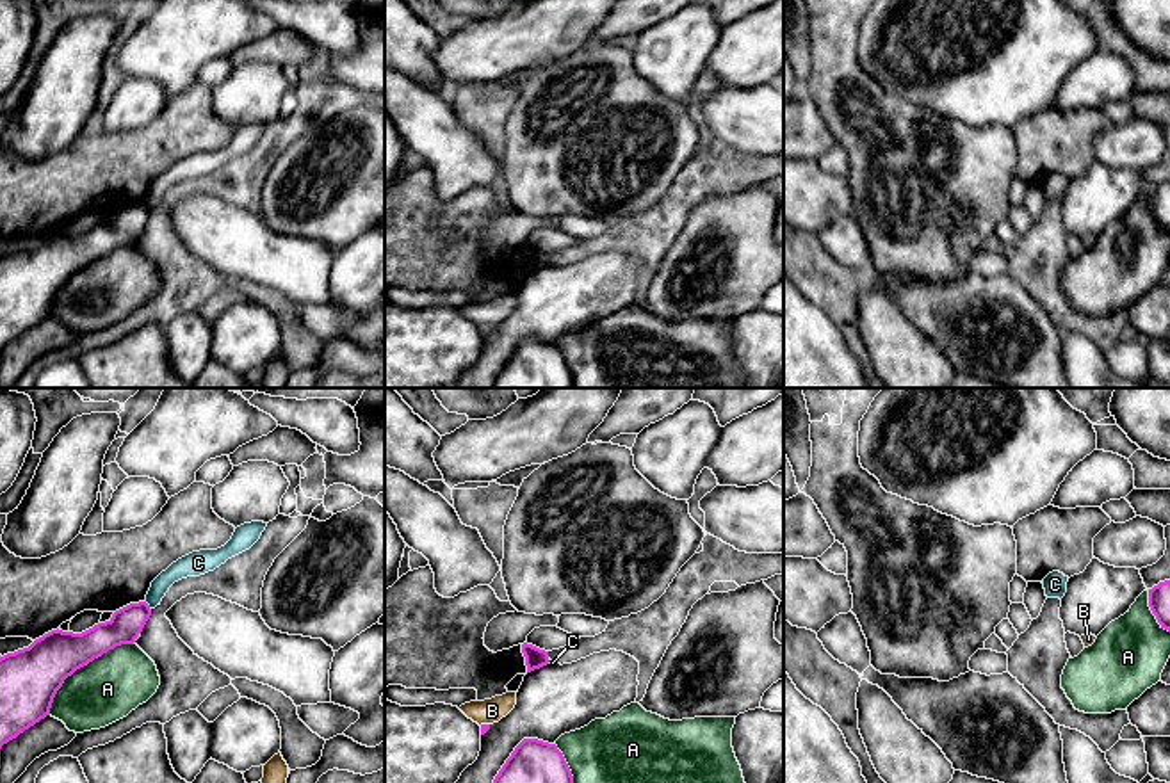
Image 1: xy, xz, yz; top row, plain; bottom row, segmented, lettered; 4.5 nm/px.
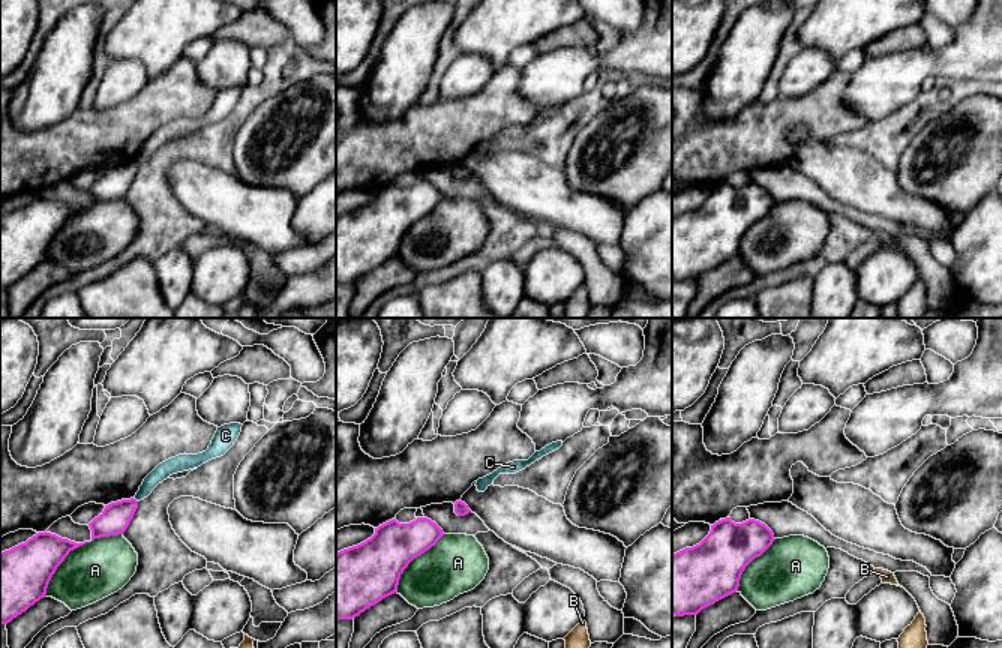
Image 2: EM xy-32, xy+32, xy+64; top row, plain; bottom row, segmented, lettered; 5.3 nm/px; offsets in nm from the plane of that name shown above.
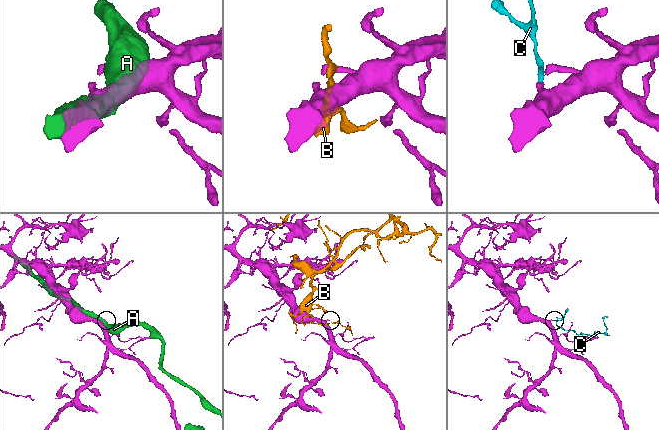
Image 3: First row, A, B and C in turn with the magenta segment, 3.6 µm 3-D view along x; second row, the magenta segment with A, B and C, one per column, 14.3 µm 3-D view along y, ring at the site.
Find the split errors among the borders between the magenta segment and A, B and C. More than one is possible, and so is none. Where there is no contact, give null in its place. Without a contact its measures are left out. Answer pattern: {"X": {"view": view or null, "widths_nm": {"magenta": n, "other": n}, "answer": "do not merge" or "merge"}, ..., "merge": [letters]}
{"A": {"view": "xy", "widths_nm": {"magenta": 280, "other": 300}, "answer": "do not merge"}, "B": {"view": "xz", "widths_nm": {"magenta": 40, "other": 110}, "answer": "do not merge"}, "C": {"view": "xy", "widths_nm": {"magenta": 150, "other": 100}, "answer": "do not merge"}, "merge": []}

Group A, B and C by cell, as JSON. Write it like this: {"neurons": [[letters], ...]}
{"neurons": [["A"], ["B"], ["C"]]}

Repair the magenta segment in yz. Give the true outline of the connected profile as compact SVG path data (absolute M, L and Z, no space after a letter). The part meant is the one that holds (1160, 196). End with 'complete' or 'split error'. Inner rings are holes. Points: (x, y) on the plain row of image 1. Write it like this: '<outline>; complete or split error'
M1170 182L1149 190L1149 208L1161 230L1170 233Z; complete

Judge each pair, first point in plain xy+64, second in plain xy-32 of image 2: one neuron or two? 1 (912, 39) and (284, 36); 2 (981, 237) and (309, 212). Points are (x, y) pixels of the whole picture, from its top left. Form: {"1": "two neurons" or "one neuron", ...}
{"1": "one neuron", "2": "one neuron"}

